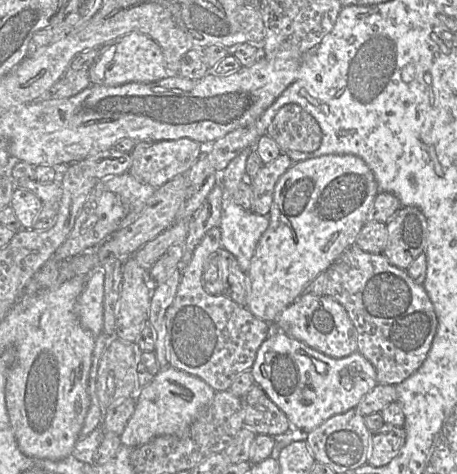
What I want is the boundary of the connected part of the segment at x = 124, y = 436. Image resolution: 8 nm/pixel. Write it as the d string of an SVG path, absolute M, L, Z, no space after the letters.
M160 369L153 381L136 393L135 411L120 435L123 445L136 448L163 435L183 436L213 401L216 391L202 379L174 369Z

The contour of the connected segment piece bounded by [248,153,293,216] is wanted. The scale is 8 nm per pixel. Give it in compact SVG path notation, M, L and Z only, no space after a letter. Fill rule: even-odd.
M281 153L274 161L263 165L254 178L248 179L253 190L252 212L269 215L275 185L292 164L287 154Z

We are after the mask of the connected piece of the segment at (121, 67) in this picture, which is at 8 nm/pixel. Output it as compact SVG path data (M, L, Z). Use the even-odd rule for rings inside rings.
M132 32L102 47L103 51L89 72L90 83L118 86L129 82L149 83L165 78L166 69L161 47L149 36Z

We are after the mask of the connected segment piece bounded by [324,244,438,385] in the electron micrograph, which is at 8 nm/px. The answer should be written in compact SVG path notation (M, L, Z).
M353 244L326 270L324 295L338 301L357 330L358 351L374 367L378 384L398 385L425 361L434 341L438 319L424 285L415 283L405 269L392 265L383 254L368 253Z

